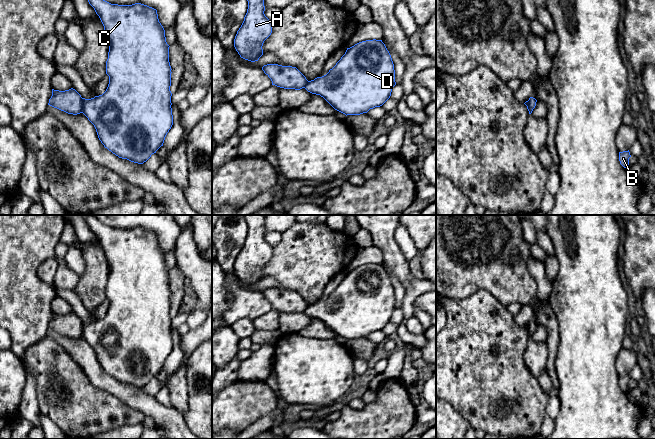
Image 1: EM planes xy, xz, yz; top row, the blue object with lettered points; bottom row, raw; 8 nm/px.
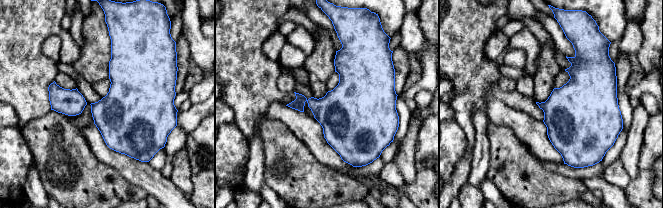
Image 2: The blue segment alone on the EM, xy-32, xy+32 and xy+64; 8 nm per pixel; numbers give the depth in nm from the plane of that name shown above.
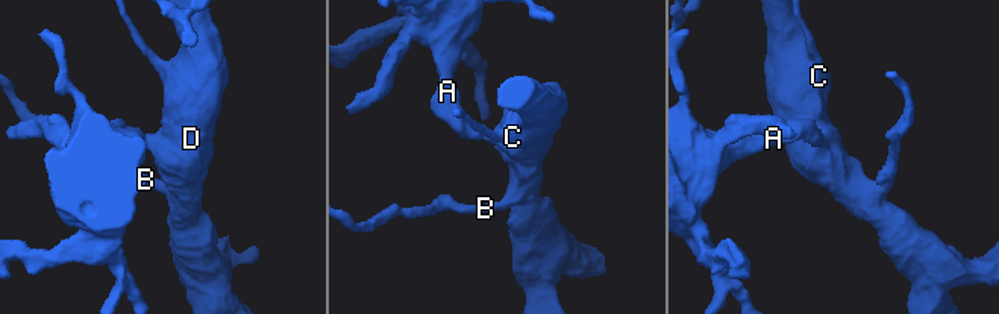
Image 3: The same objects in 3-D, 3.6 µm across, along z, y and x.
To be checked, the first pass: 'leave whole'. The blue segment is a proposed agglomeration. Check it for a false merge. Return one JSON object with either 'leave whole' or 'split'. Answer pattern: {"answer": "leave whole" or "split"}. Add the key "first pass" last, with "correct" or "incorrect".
{"answer": "split", "first pass": "incorrect"}

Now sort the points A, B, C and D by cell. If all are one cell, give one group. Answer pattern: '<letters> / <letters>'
A / B C D

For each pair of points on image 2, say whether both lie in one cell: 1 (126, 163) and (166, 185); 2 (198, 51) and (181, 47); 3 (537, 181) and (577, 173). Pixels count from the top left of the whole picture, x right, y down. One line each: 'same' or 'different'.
1: same
2: different
3: different

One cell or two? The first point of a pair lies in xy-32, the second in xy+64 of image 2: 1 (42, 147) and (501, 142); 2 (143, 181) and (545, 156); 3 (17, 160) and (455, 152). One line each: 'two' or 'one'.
1: one
2: one
3: one

